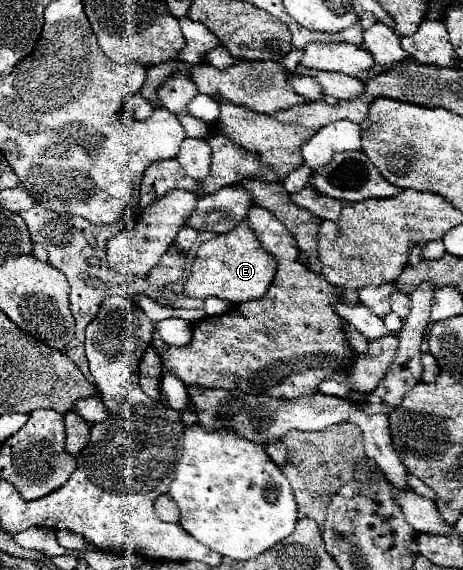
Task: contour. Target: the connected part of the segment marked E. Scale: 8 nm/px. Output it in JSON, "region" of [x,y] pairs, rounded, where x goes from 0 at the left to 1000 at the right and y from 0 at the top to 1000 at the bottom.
{"region":[[[527,384],[501,405],[467,412],[462,419],[432,430],[415,461],[415,479],[397,496],[393,518],[428,525],[475,521],[497,532],[562,525],[579,511],[596,482],[596,465],[600,465],[596,451],[562,433],[549,405],[536,395],[536,384]]]}

